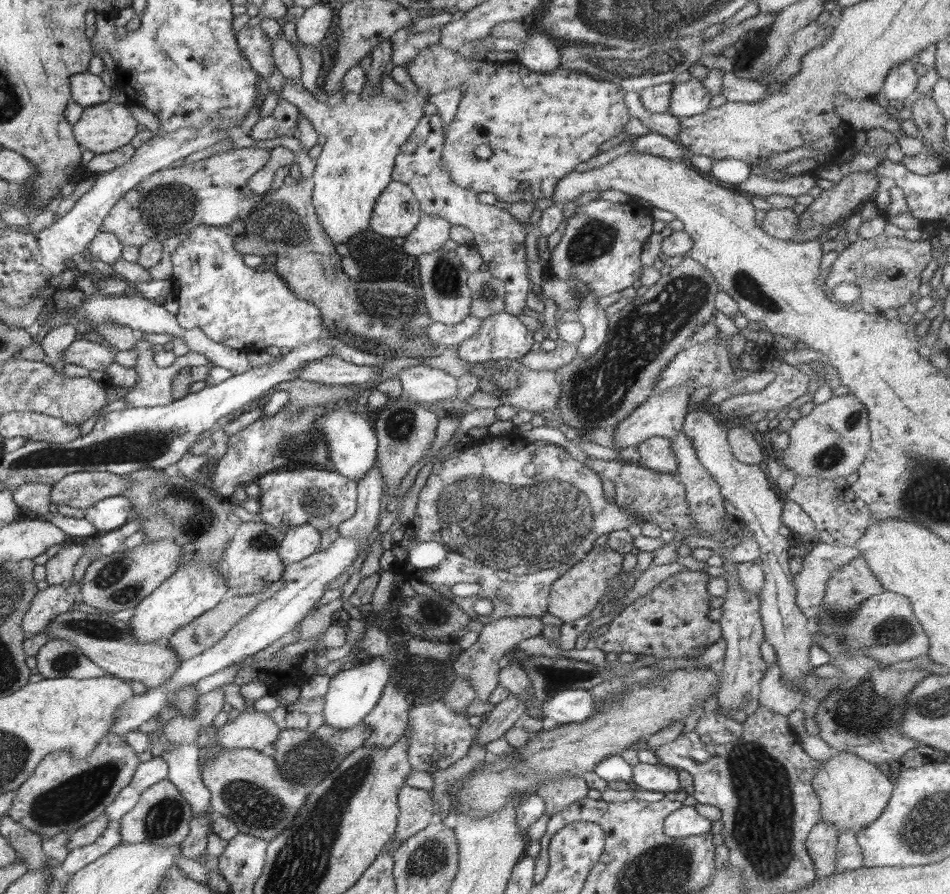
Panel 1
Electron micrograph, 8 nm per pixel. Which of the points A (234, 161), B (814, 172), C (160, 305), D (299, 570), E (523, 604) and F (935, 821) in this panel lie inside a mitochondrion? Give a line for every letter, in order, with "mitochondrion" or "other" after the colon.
A: other
B: other
C: other
D: other
E: other
F: mitochondrion

